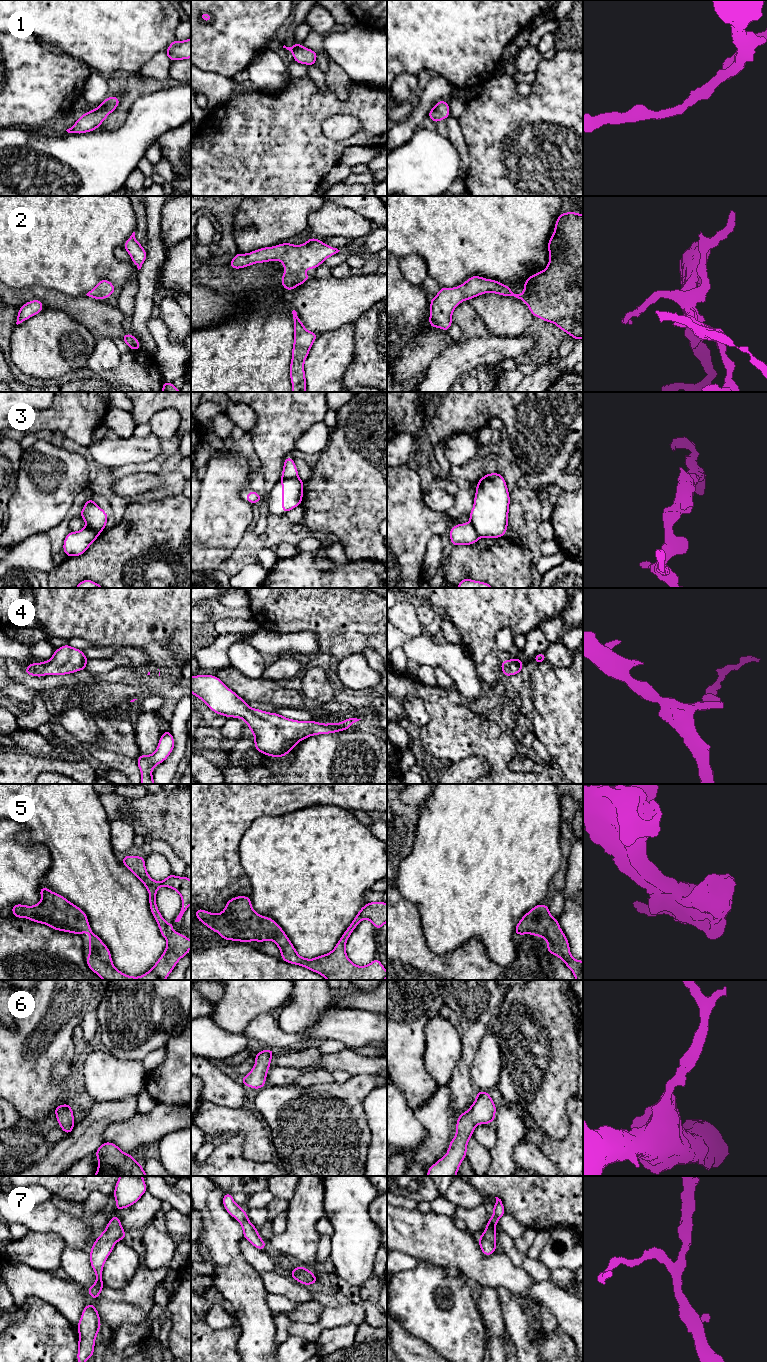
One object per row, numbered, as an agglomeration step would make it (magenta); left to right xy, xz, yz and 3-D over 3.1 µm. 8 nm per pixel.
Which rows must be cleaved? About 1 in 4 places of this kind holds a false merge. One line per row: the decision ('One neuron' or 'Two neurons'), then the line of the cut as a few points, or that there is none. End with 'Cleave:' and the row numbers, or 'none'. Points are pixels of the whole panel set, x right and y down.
1: One neuron. No split
2: One neuron. No split
3: Two neurons. Split along xz (297, 476), (281, 480)
4: One neuron. No split
5: One neuron. No split
6: One neuron. No split
7: One neuron. No split
Cleave: 3

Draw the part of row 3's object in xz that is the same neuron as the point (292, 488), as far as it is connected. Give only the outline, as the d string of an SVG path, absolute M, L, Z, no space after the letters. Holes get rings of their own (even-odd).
M299 477L281 480L282 513L301 505L303 499L304 482Z

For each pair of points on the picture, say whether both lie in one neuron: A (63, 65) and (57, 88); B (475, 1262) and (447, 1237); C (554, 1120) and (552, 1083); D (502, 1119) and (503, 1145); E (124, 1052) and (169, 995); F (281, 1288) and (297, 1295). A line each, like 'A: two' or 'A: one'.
A: one
B: one
C: one
D: one
E: one
F: one

